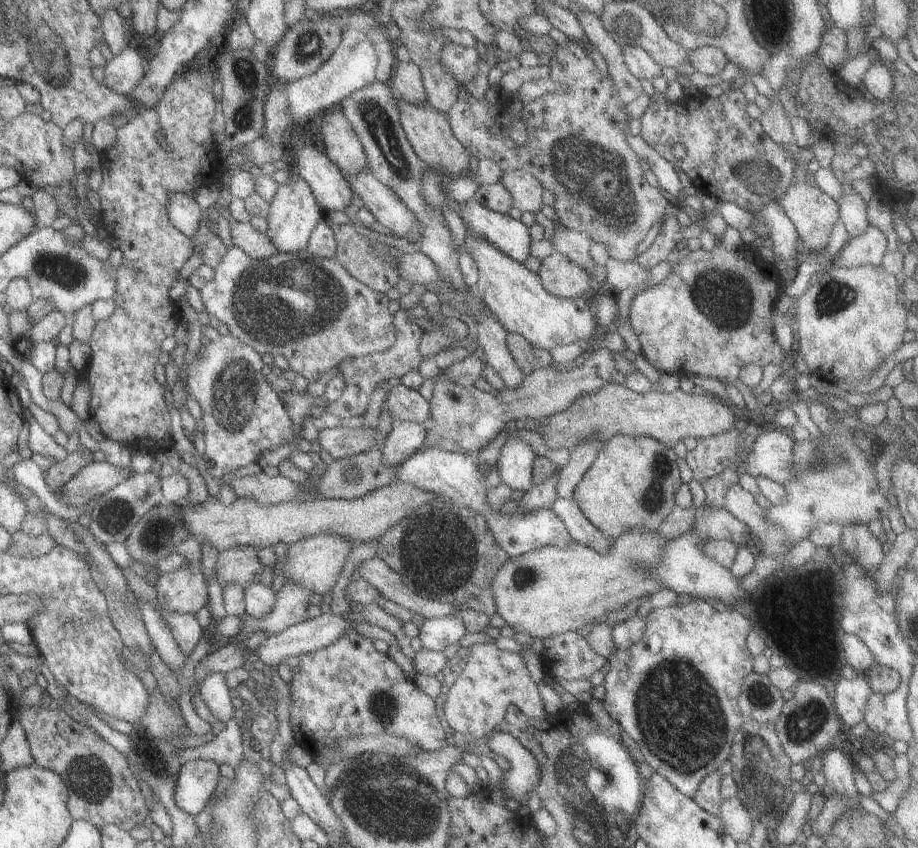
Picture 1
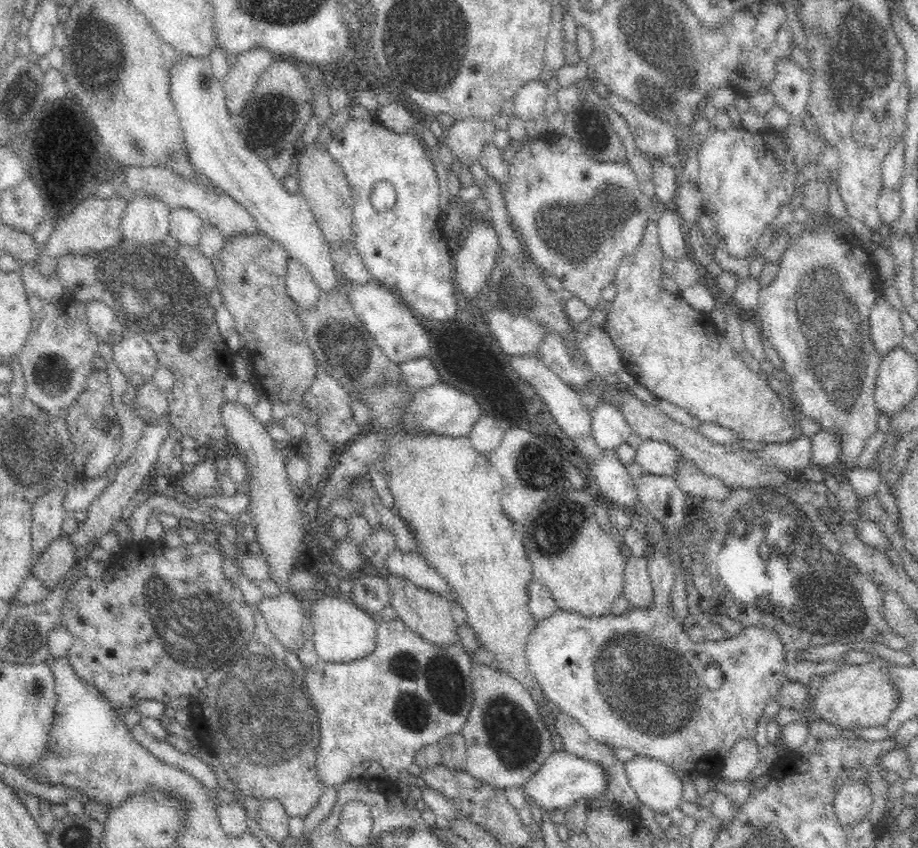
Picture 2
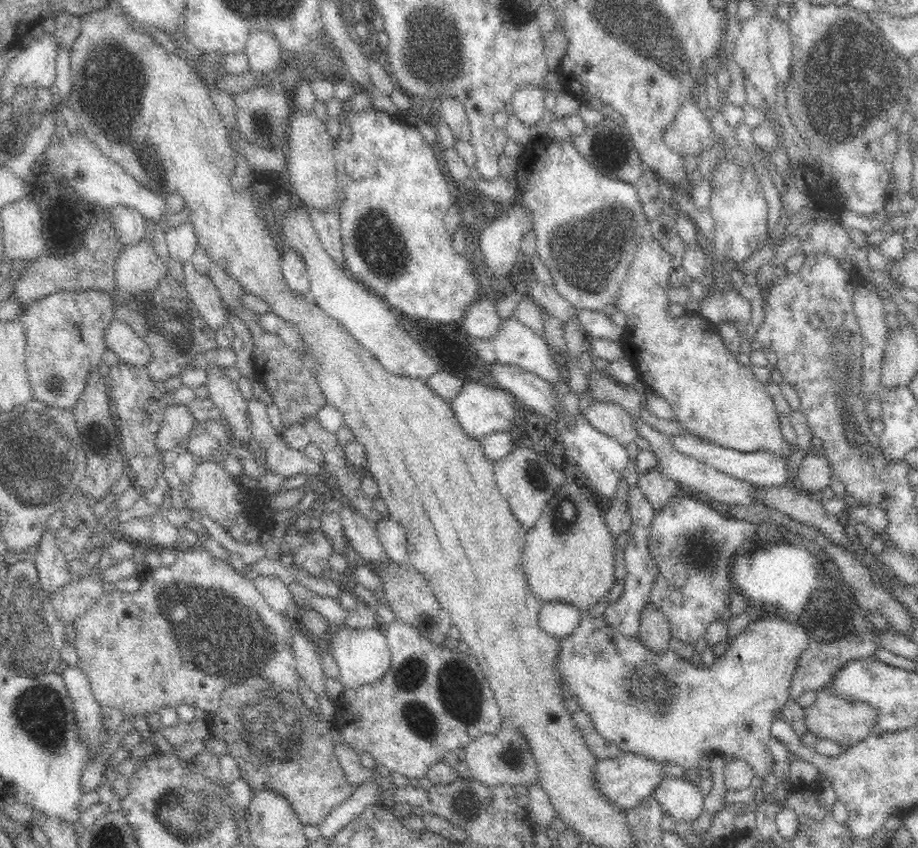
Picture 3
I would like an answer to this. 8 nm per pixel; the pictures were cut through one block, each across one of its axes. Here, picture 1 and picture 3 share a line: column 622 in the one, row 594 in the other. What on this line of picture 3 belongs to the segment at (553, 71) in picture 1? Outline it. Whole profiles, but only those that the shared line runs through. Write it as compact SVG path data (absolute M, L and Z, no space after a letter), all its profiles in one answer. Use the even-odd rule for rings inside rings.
M203 546L198 548L182 548L179 547L176 551L176 560L171 567L166 567L164 565L160 565L157 569L149 568L145 575L143 575L143 579L141 582L141 586L139 591L135 593L130 593L128 591L118 591L116 588L111 587L104 593L100 595L97 604L90 606L89 610L81 615L76 621L73 622L73 626L75 627L75 633L77 635L77 640L75 642L75 650L77 651L77 667L82 670L82 672L86 675L88 682L90 683L90 689L92 689L92 694L96 697L98 704L100 705L101 710L101 719L103 722L103 726L106 730L115 730L124 722L124 719L130 719L133 716L148 716L150 719L154 719L155 716L162 710L162 708L166 706L176 706L178 704L189 704L196 708L199 713L204 713L207 715L216 714L218 710L220 710L220 700L222 696L222 690L224 688L228 688L228 686L232 686L232 684L238 684L238 682L242 682L246 676L259 676L263 678L266 682L269 682L270 686L276 688L278 693L289 692L290 694L296 694L298 690L300 690L300 673L296 668L296 657L294 657L294 653L292 653L292 631L291 631L291 622L289 622L288 618L280 613L274 612L270 605L264 600L264 596L260 594L260 591L253 585L252 581L250 581L245 573L240 573L235 571L229 561L224 561L224 559L220 559L215 557L209 550L206 550Z

